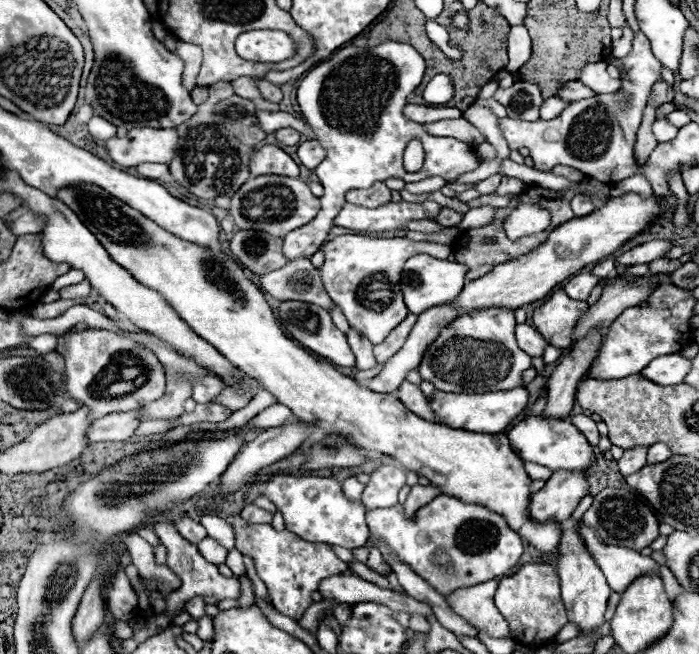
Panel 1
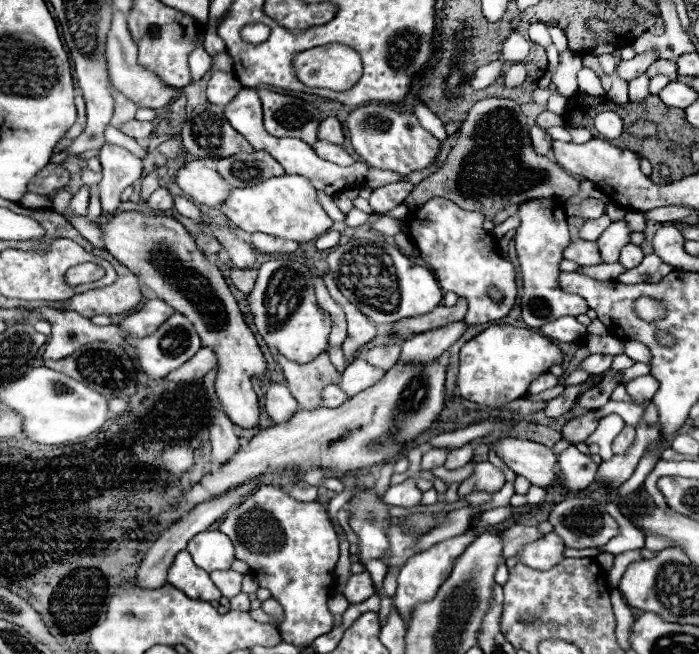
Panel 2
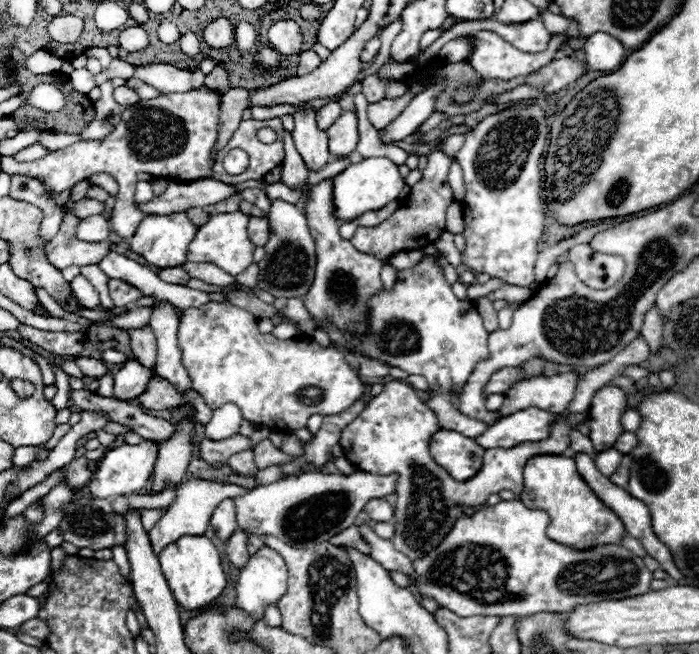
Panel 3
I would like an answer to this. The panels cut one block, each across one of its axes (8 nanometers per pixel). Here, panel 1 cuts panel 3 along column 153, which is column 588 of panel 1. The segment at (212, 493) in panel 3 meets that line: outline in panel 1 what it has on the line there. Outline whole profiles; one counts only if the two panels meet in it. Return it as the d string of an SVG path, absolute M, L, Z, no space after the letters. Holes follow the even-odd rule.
M578 524L578 528L614 592L626 592L628 584L632 584L644 574L660 576L660 564L654 562L650 556L642 556L640 552L630 548L608 546L596 536L592 528L586 528L584 524Z

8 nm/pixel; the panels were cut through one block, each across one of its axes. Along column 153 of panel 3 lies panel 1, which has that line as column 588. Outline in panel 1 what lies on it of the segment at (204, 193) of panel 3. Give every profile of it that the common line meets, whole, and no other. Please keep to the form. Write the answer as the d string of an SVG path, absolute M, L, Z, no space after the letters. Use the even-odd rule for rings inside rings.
M582 194L574 196L572 202L570 202L570 206L572 206L572 210L574 210L574 216L588 216L588 212L594 210L594 208L592 208L592 202L590 202L586 196L582 196Z

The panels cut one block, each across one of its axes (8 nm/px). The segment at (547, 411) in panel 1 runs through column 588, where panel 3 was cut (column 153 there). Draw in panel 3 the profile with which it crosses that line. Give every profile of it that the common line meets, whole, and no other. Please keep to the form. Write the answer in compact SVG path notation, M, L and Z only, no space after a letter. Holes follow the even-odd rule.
M150 326L136 328L136 330L126 330L130 336L130 348L132 356L140 360L140 364L146 364L146 368L154 370L156 362L156 338Z

